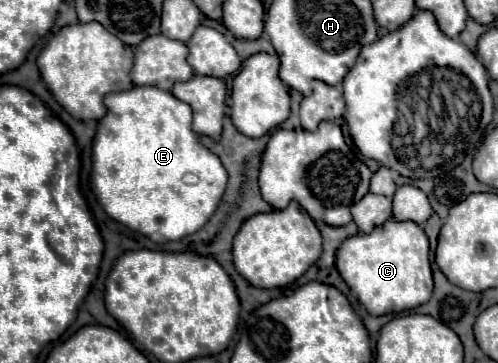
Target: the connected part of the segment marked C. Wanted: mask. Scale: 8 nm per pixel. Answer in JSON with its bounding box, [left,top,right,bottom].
[336,219,432,315]

